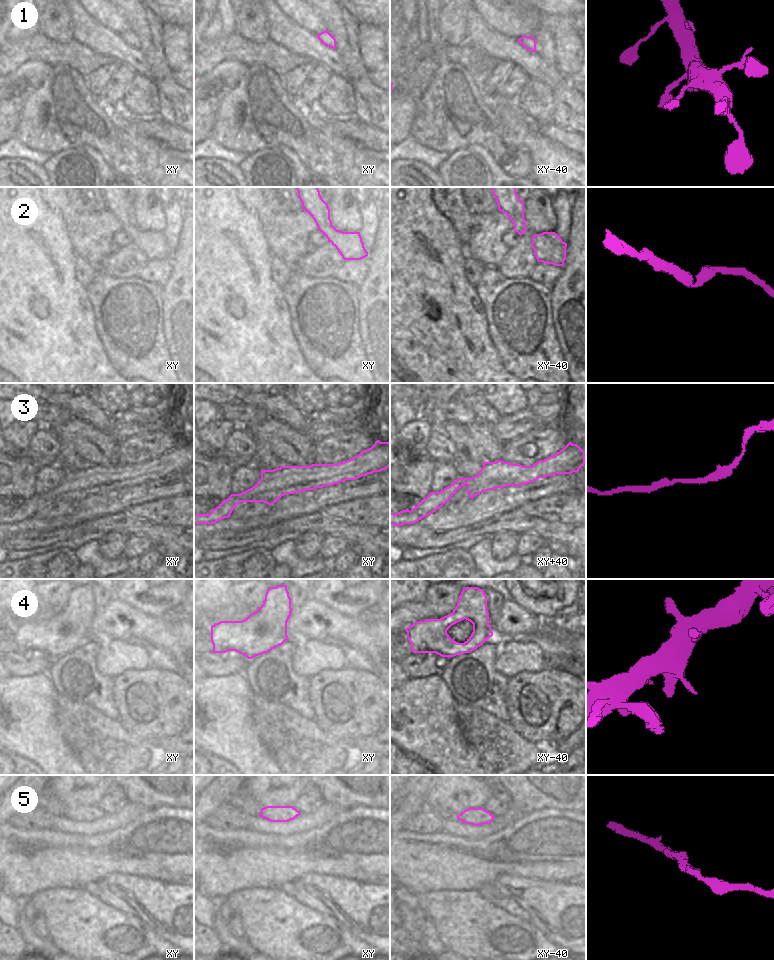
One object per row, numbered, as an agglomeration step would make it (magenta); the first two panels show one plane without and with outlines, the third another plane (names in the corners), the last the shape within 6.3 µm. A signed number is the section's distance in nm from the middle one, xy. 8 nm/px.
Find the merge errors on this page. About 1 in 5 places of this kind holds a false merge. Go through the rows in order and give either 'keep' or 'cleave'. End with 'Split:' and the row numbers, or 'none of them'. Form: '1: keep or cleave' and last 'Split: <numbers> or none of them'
1: keep
2: keep
3: keep
4: keep
5: keep
Split: none of them

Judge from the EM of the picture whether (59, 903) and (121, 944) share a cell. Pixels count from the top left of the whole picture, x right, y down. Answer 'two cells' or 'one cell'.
one cell

